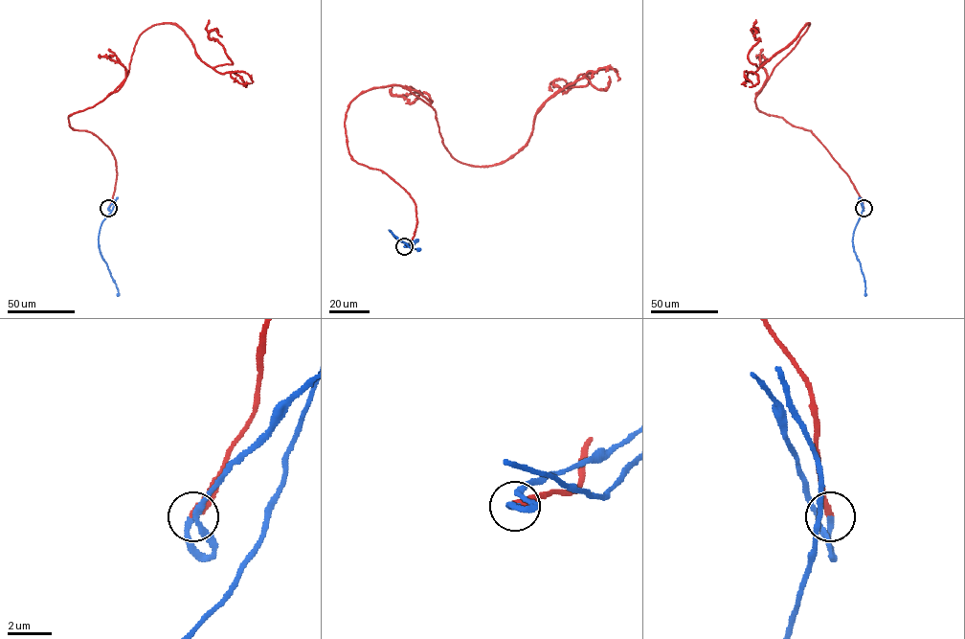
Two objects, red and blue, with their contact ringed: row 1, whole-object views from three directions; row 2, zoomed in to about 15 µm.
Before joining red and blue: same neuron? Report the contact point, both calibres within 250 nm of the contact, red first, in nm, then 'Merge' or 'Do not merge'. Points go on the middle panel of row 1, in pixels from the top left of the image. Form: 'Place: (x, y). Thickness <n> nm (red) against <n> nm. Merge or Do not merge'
Place: (404, 246). Thickness 360 nm (red) against 260 nm. Merge

